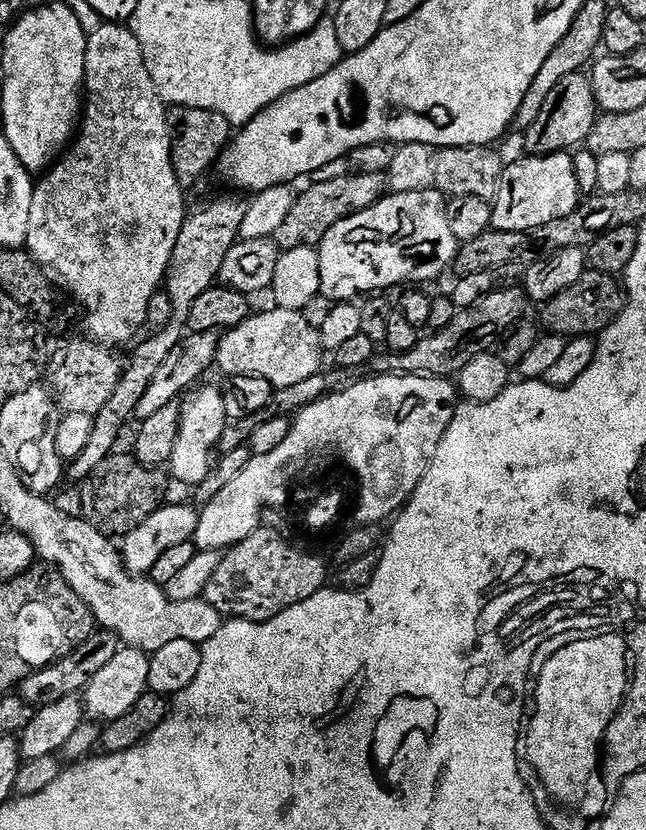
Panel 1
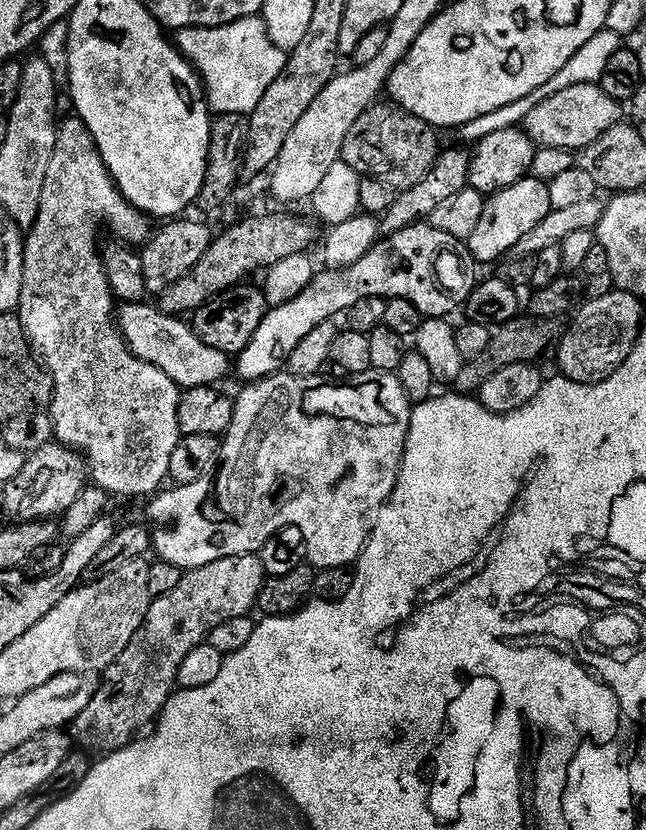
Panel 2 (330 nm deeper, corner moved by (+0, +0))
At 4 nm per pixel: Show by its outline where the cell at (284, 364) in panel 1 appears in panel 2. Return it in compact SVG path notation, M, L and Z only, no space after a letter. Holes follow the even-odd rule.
M151 303L124 304L118 312L120 333L128 344L130 351L142 362L150 362L150 366L158 366L162 374L166 374L177 388L197 388L207 384L216 386L227 372L230 372L230 358L222 350L214 350L214 346L206 346L202 338L198 338L191 323L179 316L161 312L159 307Z

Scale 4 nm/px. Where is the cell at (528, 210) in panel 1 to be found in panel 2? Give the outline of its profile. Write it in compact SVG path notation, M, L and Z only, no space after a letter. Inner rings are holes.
M525 178L514 182L514 186L506 186L506 190L491 193L485 199L478 227L466 242L472 251L472 259L477 265L484 266L502 259L504 255L507 257L512 248L522 242L522 237L530 234L530 230L534 230L534 226L538 226L538 222L542 222L542 218L552 210L550 190L543 180Z

